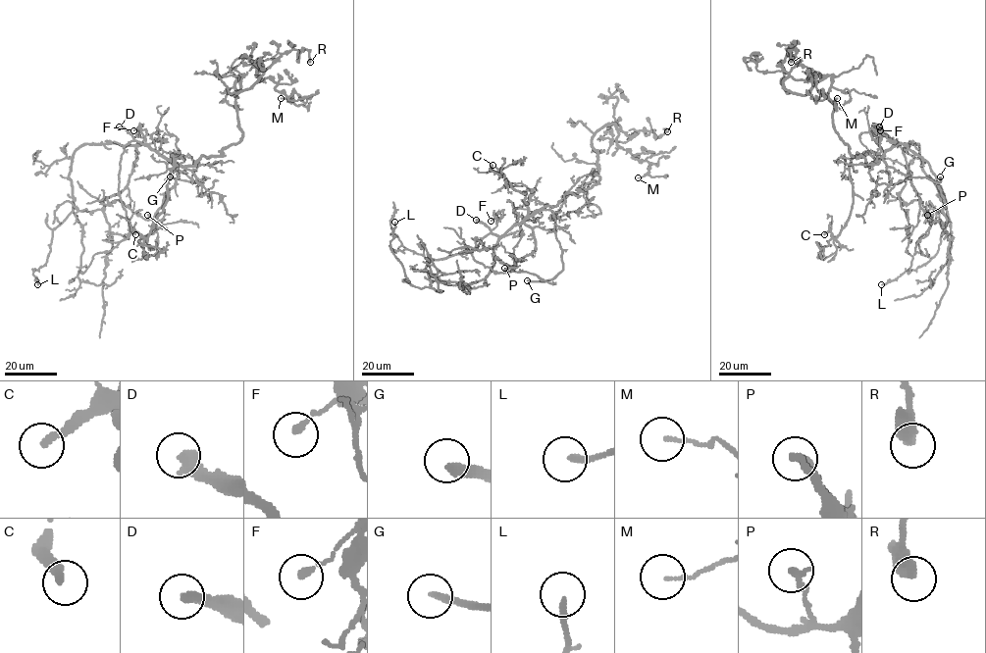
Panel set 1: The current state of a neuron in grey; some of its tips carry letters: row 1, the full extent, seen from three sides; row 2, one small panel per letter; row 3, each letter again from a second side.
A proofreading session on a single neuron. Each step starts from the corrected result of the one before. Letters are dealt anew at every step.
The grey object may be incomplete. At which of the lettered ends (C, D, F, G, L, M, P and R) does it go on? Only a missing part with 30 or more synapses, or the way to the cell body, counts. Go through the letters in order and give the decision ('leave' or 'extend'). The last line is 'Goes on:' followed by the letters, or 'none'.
C: extend
D: extend
F: leave
G: extend
L: leave
M: leave
P: leave
R: leave
Goes on: C, D, G

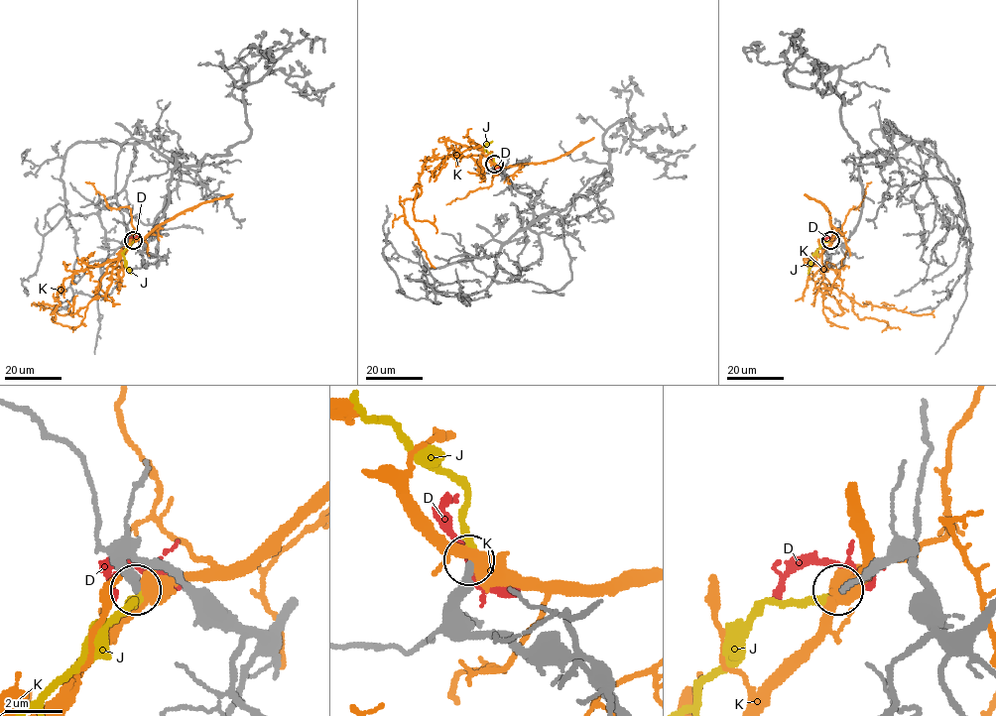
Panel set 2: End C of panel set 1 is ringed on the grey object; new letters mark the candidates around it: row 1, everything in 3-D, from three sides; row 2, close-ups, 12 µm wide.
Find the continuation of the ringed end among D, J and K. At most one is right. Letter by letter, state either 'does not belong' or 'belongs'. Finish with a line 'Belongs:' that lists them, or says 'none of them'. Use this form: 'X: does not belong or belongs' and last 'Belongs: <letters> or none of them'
D: does not belong
J: belongs
K: does not belong
Belongs: J

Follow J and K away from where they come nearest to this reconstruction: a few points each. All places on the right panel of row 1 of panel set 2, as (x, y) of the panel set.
J: (831, 240), (823, 242), (813, 254), (808, 274)
K: (831, 240), (812, 264), (821, 268), (839, 291), (862, 306), (871, 303), (933, 317)

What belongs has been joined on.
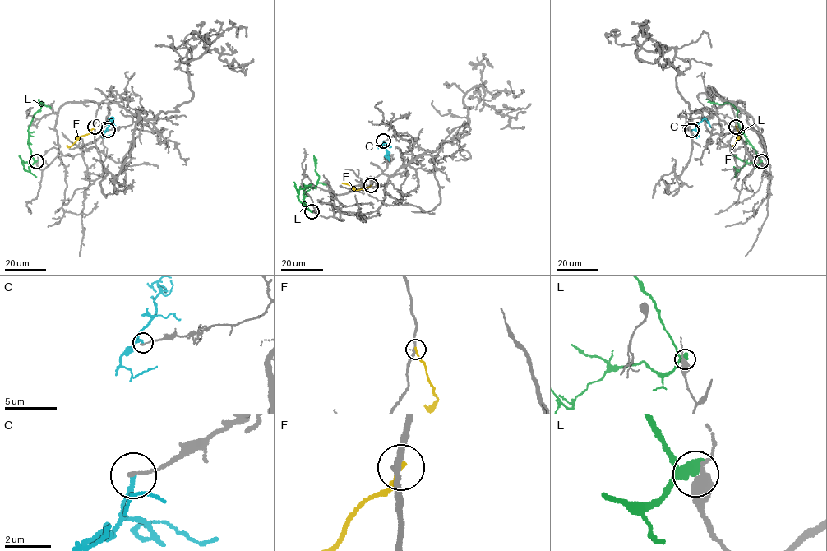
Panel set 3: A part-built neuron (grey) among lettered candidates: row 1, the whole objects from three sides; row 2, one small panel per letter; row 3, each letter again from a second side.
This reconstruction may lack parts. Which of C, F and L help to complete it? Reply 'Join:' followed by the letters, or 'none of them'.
Join: none of them

